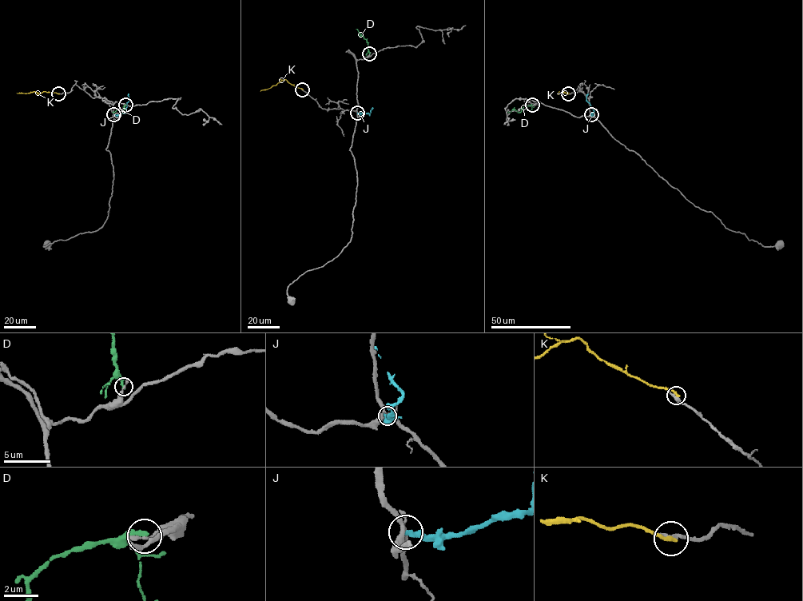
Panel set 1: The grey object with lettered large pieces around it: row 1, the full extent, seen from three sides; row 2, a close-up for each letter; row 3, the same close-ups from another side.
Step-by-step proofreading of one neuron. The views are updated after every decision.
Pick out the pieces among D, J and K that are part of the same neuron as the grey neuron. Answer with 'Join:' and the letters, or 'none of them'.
Join: none of them

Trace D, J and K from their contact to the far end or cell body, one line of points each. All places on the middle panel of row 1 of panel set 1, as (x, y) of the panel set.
D: (369, 53), (367, 40), (355, 29)
J: (357, 113), (369, 115), (371, 109)
K: (302, 89), (284, 79), (260, 91)

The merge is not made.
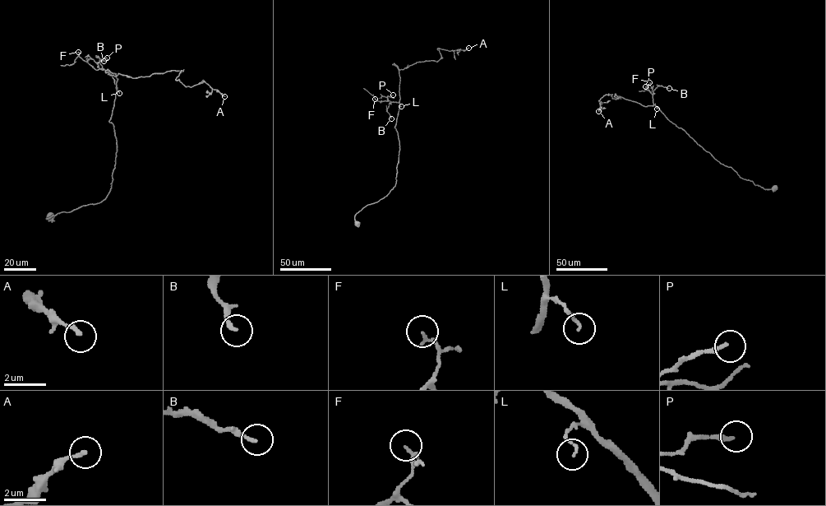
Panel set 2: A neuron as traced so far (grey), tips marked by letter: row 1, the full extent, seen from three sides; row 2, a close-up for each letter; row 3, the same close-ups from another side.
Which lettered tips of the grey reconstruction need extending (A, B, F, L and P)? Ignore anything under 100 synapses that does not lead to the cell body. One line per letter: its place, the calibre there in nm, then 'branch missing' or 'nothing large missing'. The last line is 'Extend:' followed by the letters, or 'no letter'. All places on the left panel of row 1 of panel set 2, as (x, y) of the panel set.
A: place (224, 96); calibre 190 nm; nothing large missing
B: place (103, 61); calibre 170 nm; nothing large missing
F: place (78, 52); calibre 160 nm; nothing large missing
L: place (119, 93); calibre 130 nm; nothing large missing
P: place (107, 58); calibre 200 nm; nothing large missing
Extend: no letter

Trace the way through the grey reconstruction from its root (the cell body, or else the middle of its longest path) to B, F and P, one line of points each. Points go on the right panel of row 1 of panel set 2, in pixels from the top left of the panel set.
B: (774, 188), (764, 189), (740, 178), (671, 122), (652, 102), (653, 90), (658, 85), (669, 88)
F: (774, 188), (764, 189), (740, 178), (731, 167), (721, 164), (685, 131), (671, 122), (652, 103), (649, 82)
P: (774, 188), (755, 185), (721, 164), (667, 118), (653, 104), (652, 95), (645, 86)

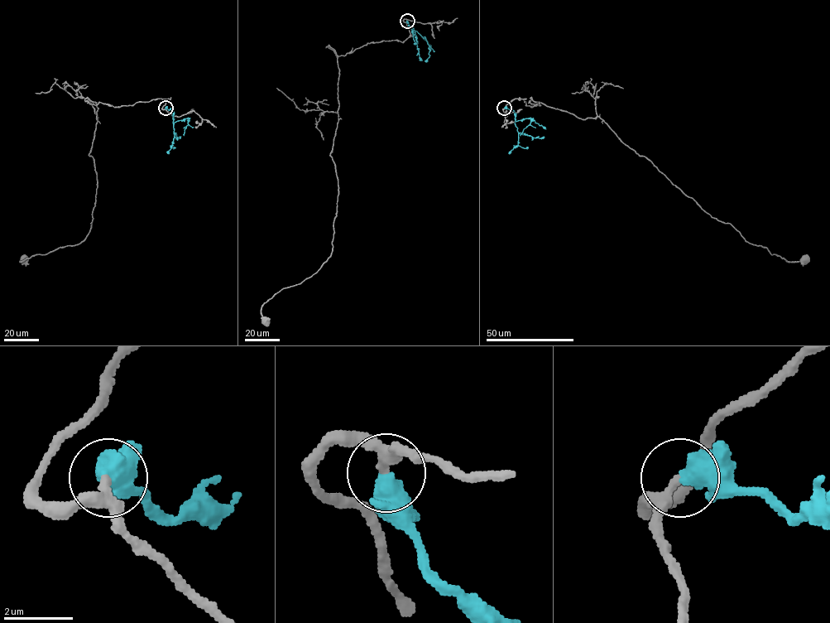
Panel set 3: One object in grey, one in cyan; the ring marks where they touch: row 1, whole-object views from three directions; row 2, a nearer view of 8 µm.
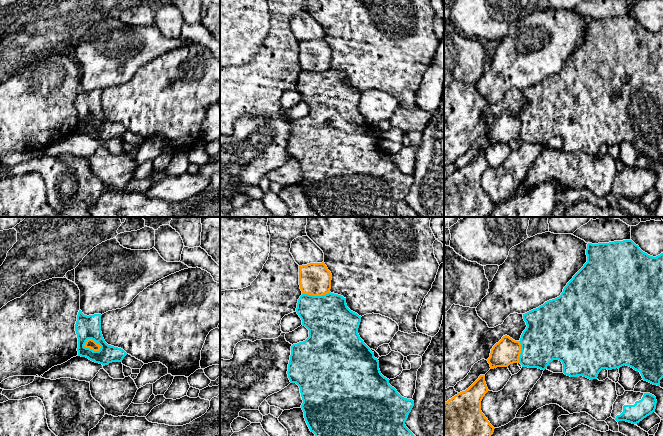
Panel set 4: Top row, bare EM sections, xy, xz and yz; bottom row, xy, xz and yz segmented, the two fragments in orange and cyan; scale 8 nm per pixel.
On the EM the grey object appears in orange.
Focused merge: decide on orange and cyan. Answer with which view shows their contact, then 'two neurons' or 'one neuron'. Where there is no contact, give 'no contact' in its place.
meets orange in xy; two neurons

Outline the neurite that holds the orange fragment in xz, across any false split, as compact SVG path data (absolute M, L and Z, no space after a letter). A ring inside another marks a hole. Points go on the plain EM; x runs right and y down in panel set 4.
M324 38L299 42L302 70L322 72L330 69L332 50Z

